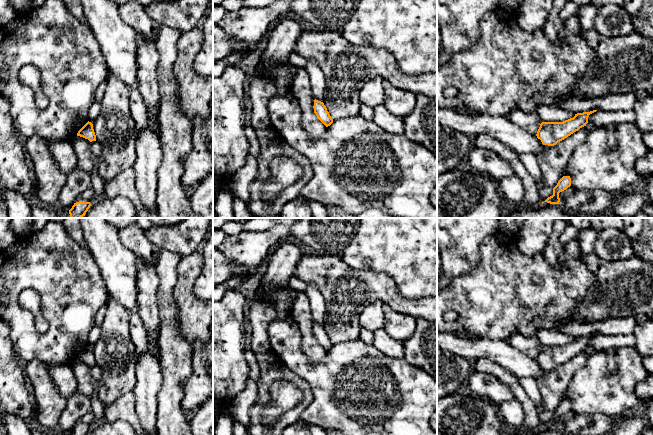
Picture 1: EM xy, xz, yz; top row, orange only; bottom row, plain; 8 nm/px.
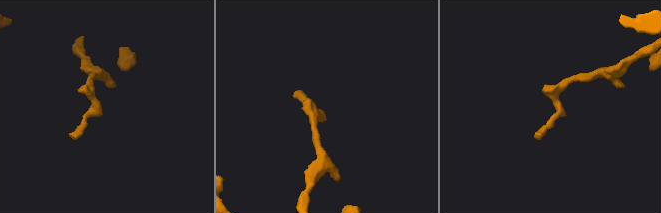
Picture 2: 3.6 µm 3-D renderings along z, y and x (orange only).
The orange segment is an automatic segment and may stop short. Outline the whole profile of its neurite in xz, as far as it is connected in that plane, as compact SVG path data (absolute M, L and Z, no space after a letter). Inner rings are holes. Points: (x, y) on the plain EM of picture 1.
M314 324L314 337L317 342L326 350L330 350L333 347L333 343L331 342L329 336L327 335L326 330L323 326Z

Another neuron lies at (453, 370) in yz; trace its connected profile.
M437 348L437 400L457 392L470 374L469 360Z

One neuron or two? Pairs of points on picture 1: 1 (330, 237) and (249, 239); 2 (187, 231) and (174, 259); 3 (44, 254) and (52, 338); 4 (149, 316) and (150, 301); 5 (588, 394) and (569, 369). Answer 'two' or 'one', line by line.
1: one
2: two
3: one
4: one
5: two

